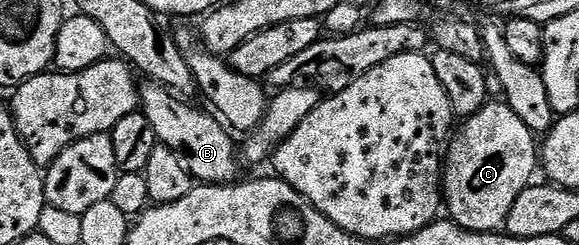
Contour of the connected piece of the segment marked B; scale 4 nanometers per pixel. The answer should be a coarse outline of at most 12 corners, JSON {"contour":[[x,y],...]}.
{"contour":[[150,81],[140,86],[156,140],[192,180],[234,183],[241,159],[214,114]]}

